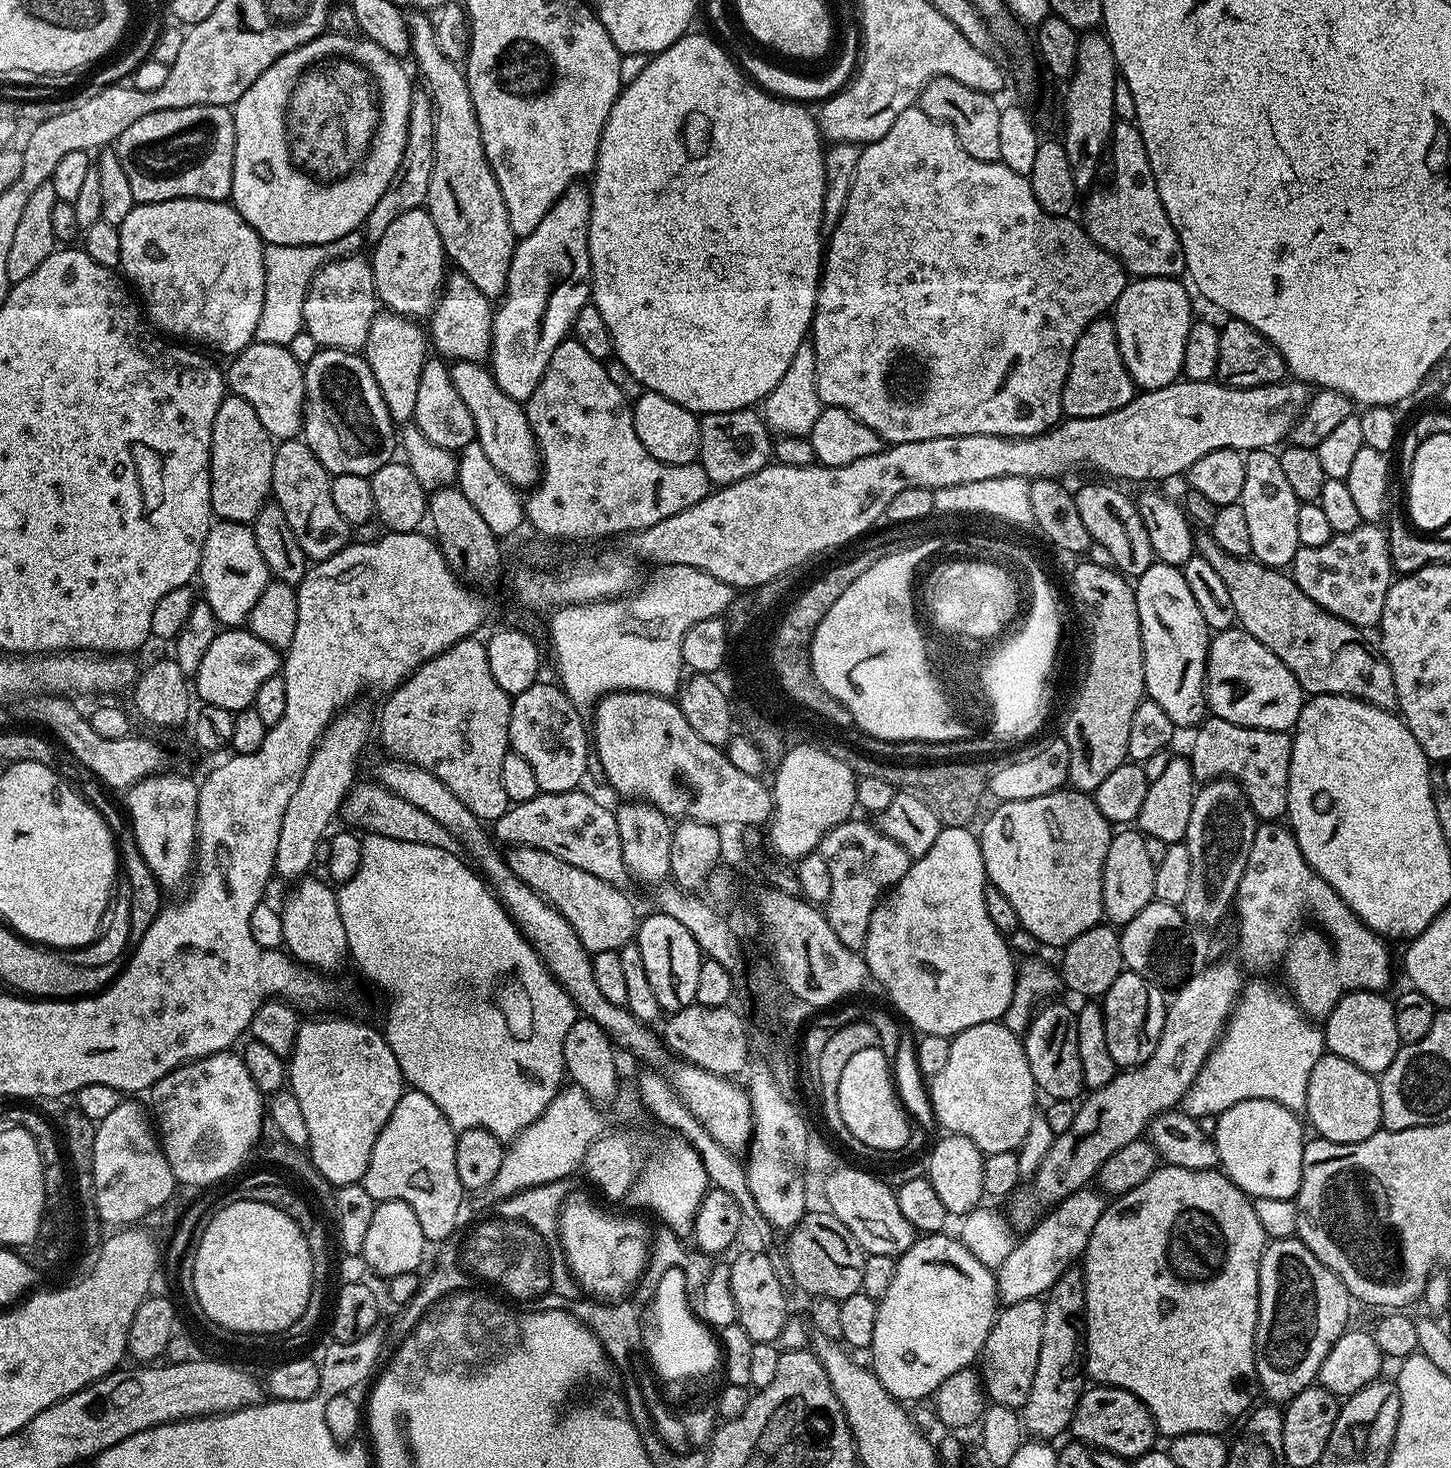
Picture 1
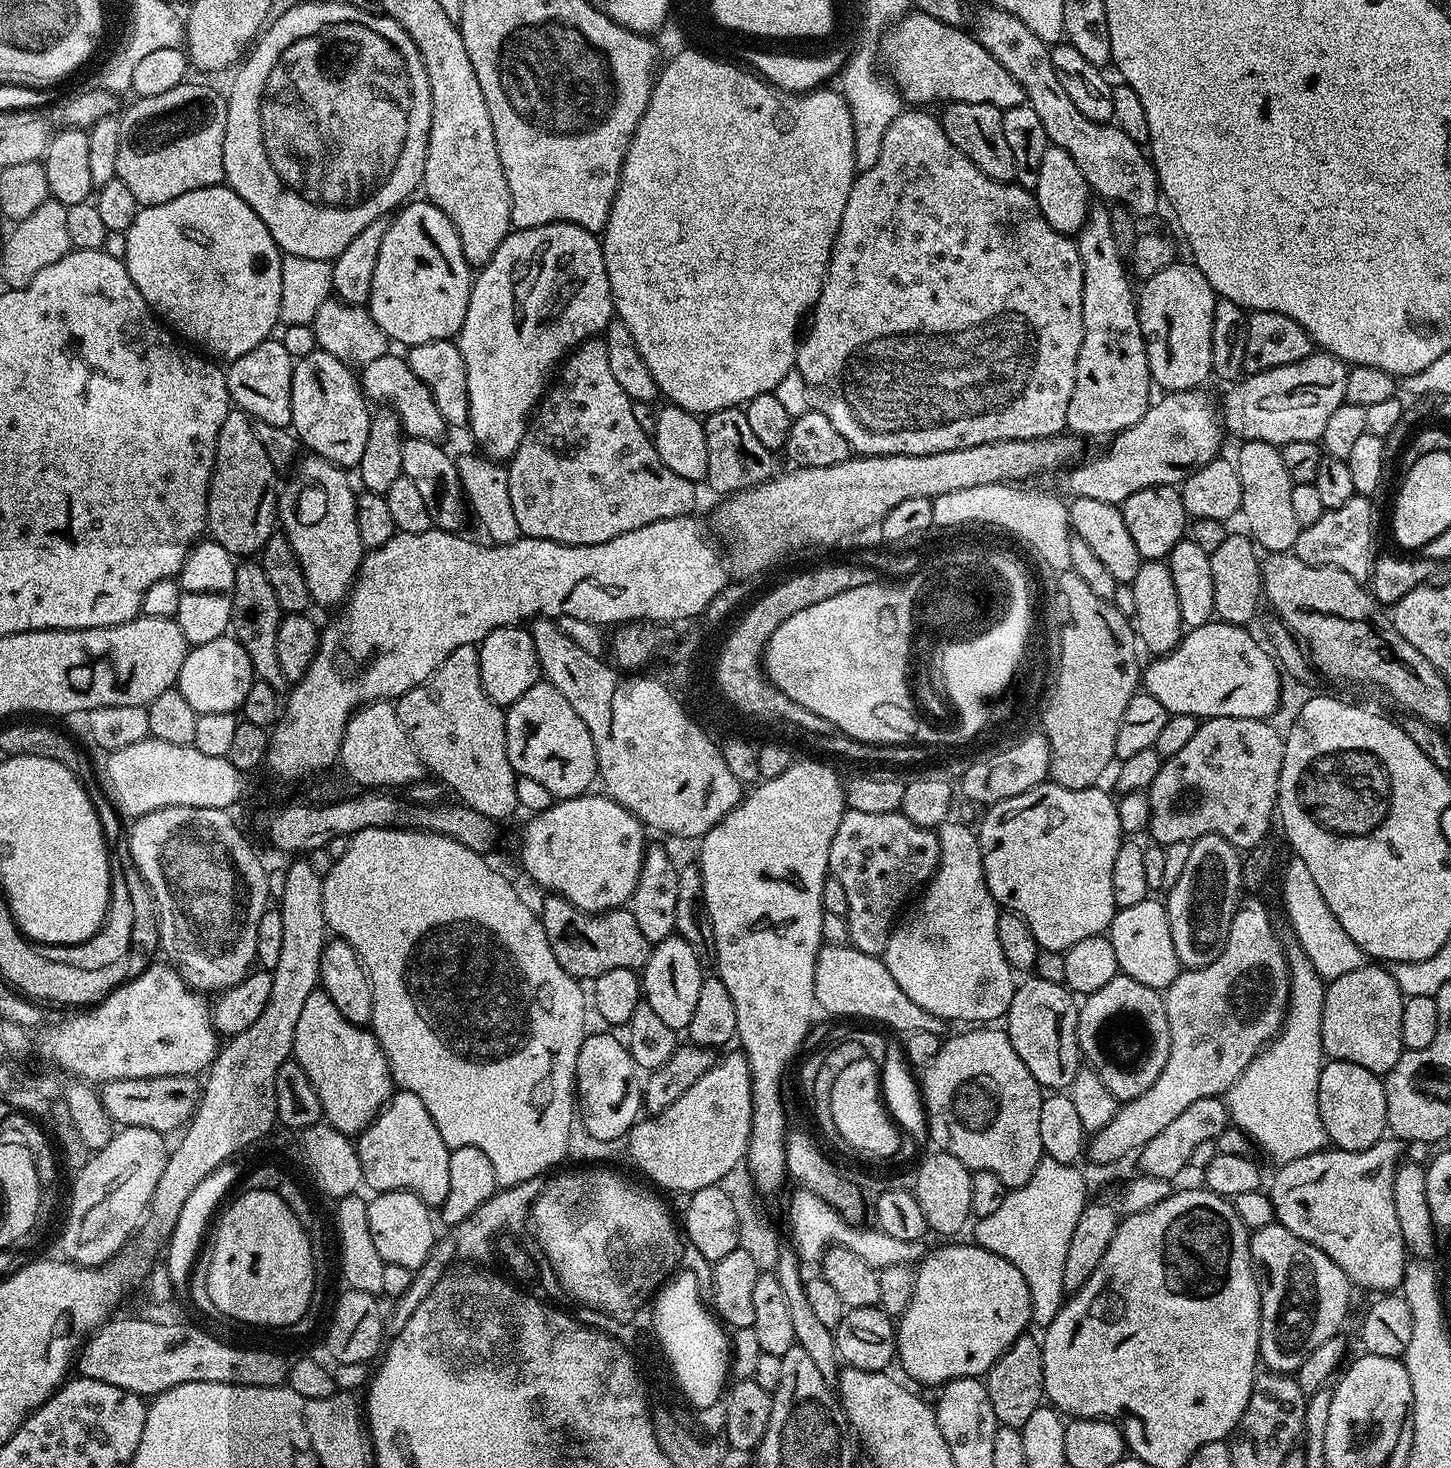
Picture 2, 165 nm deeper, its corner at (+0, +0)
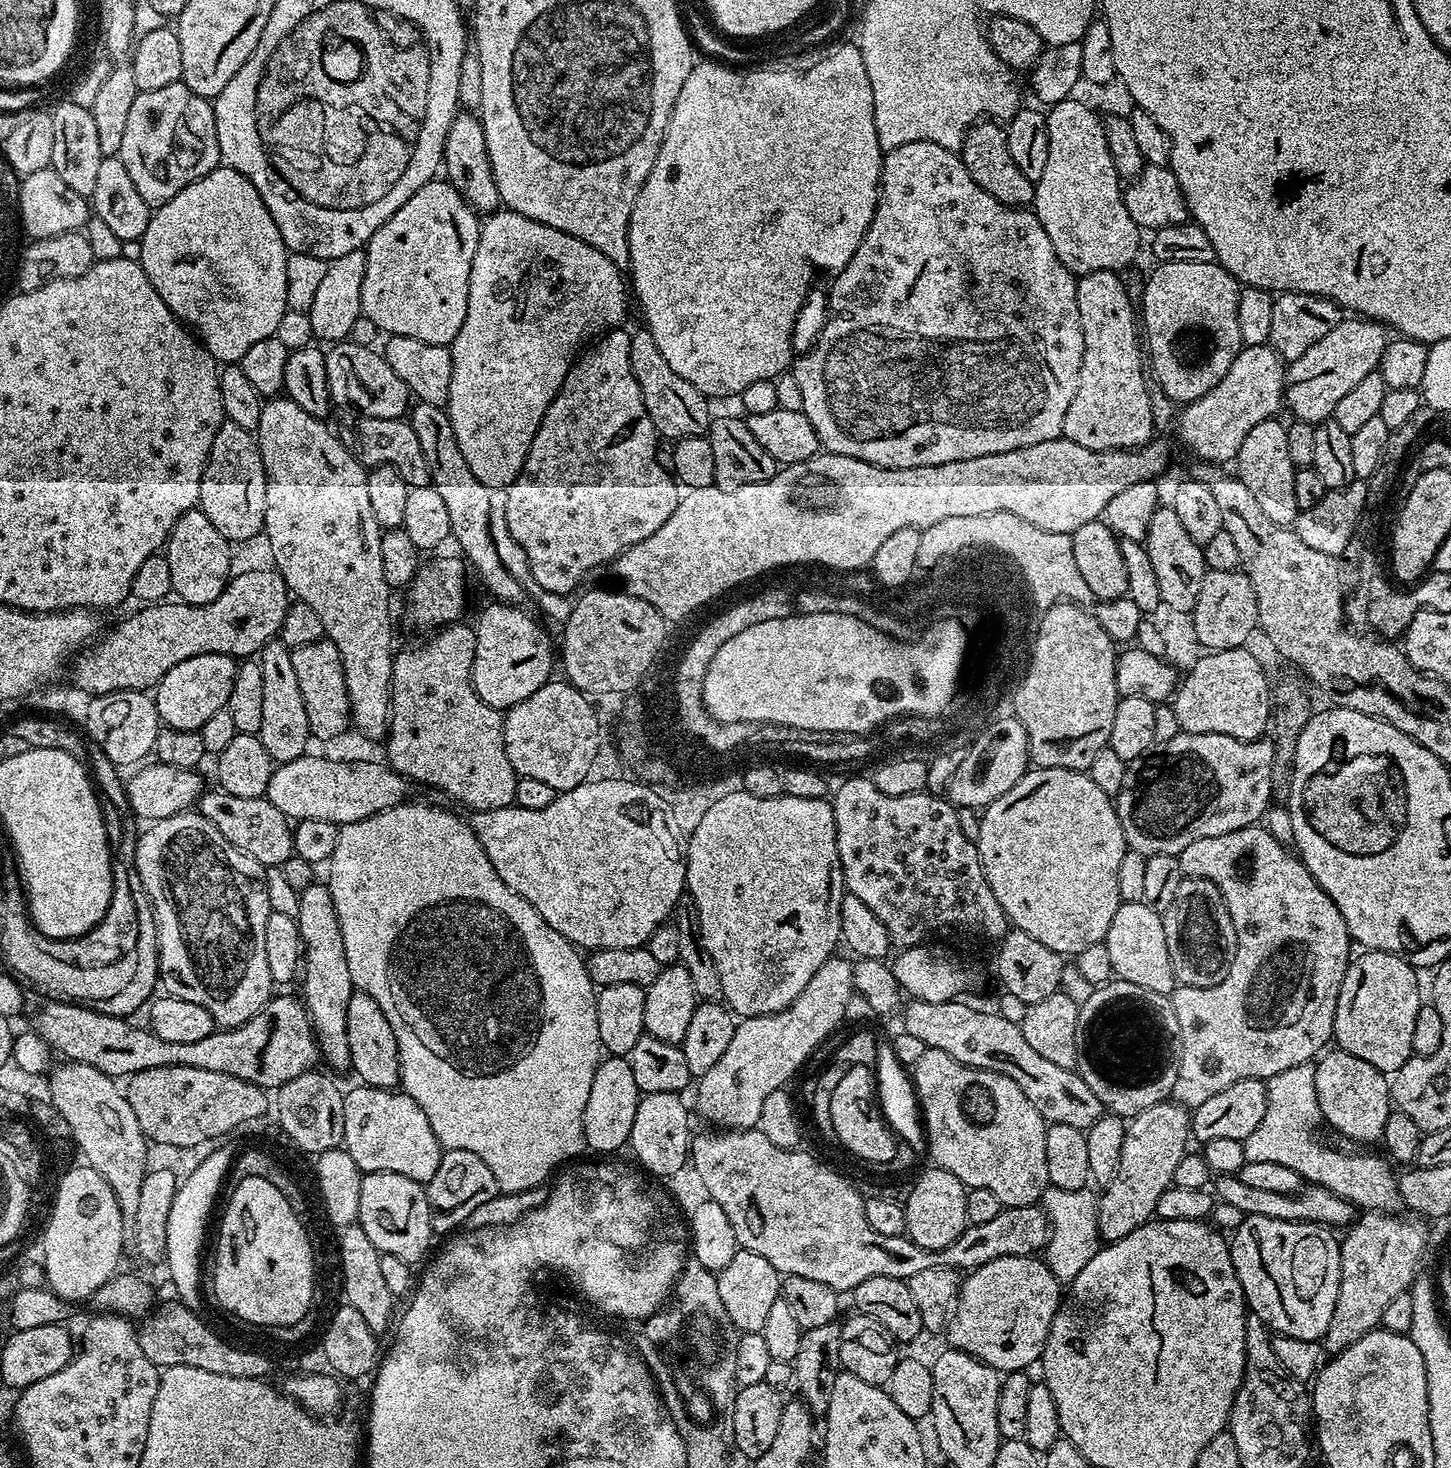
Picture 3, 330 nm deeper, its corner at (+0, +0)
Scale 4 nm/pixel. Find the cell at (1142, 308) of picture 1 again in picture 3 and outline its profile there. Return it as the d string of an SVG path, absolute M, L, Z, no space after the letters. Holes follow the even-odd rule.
M1187 260L1157 263L1155 267L1144 284L1144 312L1142 308L1146 352L1152 355L1150 372L1156 375L1161 390L1170 399L1177 400L1177 405L1183 406L1214 390L1214 386L1226 378L1234 358L1240 352L1242 345L1238 334L1238 298L1242 285L1221 264L1215 262Z

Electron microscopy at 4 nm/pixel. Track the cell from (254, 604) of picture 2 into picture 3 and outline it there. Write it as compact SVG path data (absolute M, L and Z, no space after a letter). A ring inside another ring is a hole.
M280 639L272 640L258 654L258 663L262 670L262 726L259 738L266 746L266 754L276 764L285 764L294 758L305 755L304 748L310 741L306 702L302 702L302 689L298 686L298 674L294 671L292 649Z

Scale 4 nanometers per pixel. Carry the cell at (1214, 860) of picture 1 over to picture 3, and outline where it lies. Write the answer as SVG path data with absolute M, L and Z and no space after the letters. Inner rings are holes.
M1185 876L1174 894L1174 902L1166 906L1163 912L1164 929L1166 930L1166 950L1170 950L1170 966L1176 975L1177 985L1185 988L1209 988L1222 978L1230 970L1230 962L1234 962L1234 950L1236 949L1236 935L1234 934L1234 922L1230 918L1230 910L1214 882L1210 882L1201 876Z

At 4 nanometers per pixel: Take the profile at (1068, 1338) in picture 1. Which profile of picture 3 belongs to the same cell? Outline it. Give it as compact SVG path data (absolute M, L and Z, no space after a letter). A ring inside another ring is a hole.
M1155 1104L1150 1106L1150 1110L1142 1110L1142 1114L1127 1121L1117 1172L1099 1193L1096 1205L1101 1241L1126 1238L1126 1234L1138 1230L1153 1219L1162 1194L1173 1187L1175 1180L1172 1179L1184 1160L1188 1140L1190 1141L1190 1112L1183 1104Z

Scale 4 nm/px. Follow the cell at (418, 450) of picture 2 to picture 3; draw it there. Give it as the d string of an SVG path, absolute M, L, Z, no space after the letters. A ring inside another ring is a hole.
M352 416L341 418L338 435L340 441L352 449L352 455L356 457L359 464L364 465L365 469L376 468L380 464L394 466L394 470L398 470L398 474L402 474L402 478L406 478L409 488L426 486L430 483L430 470L426 466L426 454L422 454L422 445L418 442L418 434L414 434L412 425L407 419Z

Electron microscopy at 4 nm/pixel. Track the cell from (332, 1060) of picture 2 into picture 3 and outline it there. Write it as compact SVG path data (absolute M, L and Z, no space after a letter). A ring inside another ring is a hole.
M313 882L309 888L299 892L299 898L295 917L303 948L304 1007L312 1019L312 1029L316 1031L323 1063L328 1063L332 1068L347 1069L352 1059L346 1038L346 1006L352 997L354 985L350 978L350 966L346 966L346 946L342 942L342 926L338 926L338 910L334 910L334 898L324 882Z

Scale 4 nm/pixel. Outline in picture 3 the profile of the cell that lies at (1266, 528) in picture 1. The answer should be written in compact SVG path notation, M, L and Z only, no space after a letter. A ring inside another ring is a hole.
M1273 418L1271 420L1263 420L1258 422L1258 426L1254 426L1254 430L1250 430L1250 434L1246 434L1245 440L1242 441L1242 450L1238 450L1236 459L1234 461L1234 472L1235 475L1239 476L1240 481L1246 486L1250 486L1250 494L1254 494L1255 500L1258 502L1258 506L1262 506L1262 510L1275 524L1282 524L1285 526L1292 526L1296 523L1296 516L1300 513L1300 507L1298 506L1297 500L1294 498L1294 478L1296 477L1296 468L1290 462L1290 449L1286 447L1286 434L1288 433L1287 427L1282 423L1279 424L1279 419Z

